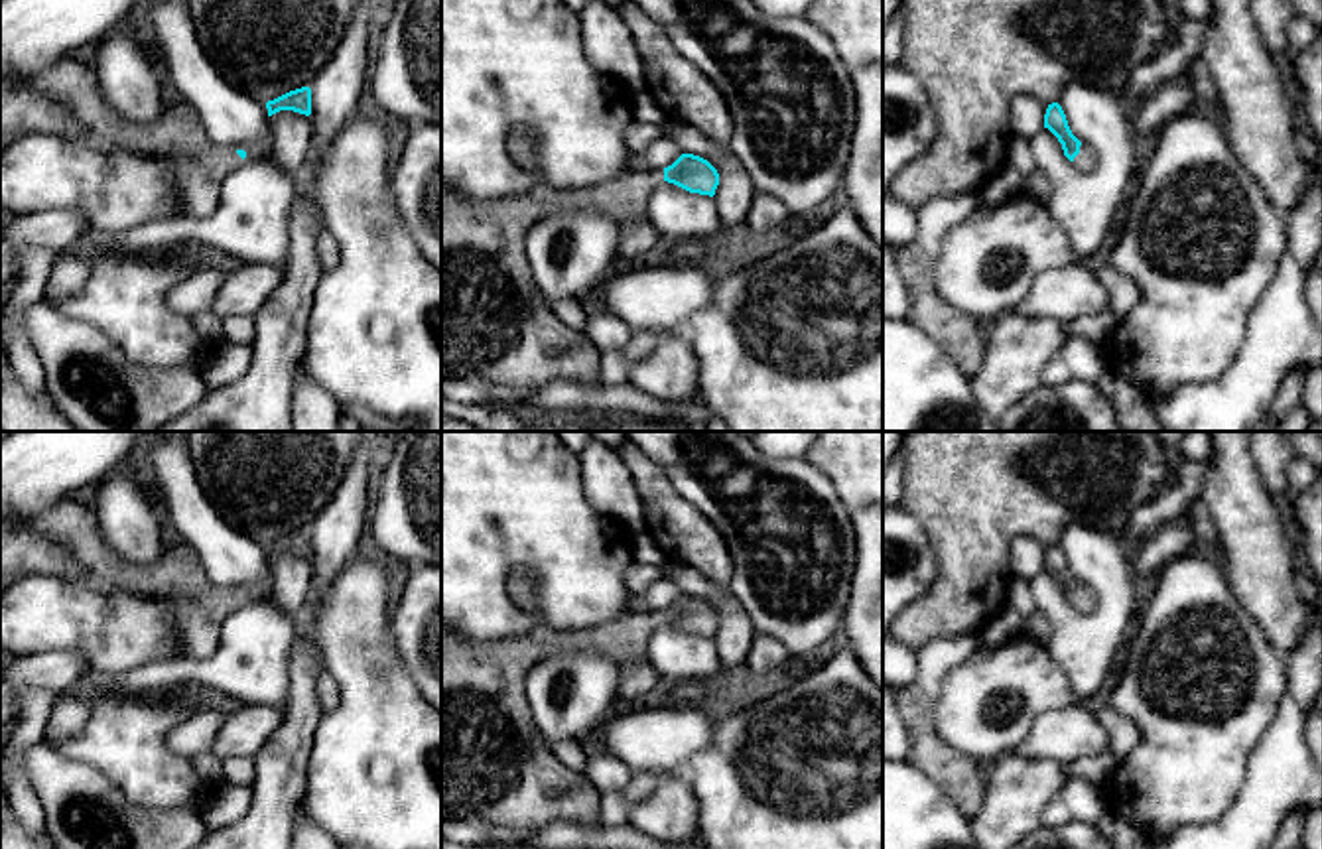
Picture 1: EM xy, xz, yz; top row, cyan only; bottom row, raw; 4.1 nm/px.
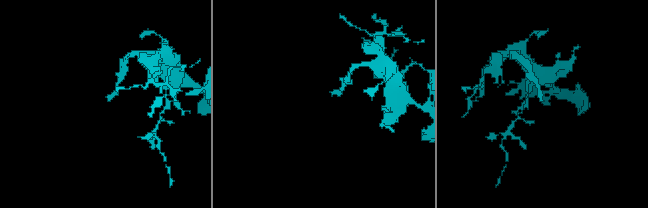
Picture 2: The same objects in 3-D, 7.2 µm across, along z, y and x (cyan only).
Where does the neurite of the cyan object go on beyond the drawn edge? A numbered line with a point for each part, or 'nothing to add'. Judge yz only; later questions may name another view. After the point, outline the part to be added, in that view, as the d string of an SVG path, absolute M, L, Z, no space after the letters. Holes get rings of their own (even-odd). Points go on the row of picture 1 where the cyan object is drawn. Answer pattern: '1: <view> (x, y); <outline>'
1: yz (1086, 160); M1084 142L1080 146L1080 154L1074 158L1074 167L1080 171L1091 171L1095 167L1097 156Z

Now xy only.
1: xy (66, 101); M69 55L28 79L0 81L0 152L20 136L55 134L102 154L167 158L187 217L209 217L221 183L242 158L215 146L179 100L144 126L118 116L100 97L89 63Z

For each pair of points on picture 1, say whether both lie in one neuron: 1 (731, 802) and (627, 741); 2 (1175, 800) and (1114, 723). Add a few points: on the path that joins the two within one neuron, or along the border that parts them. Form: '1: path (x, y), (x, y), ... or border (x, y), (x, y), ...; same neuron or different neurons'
1: border (712, 735), (712, 741), (690, 761), (684, 773); different neurons
2: border (1112, 706), (1139, 731), (1139, 743), (1123, 759); different neurons

